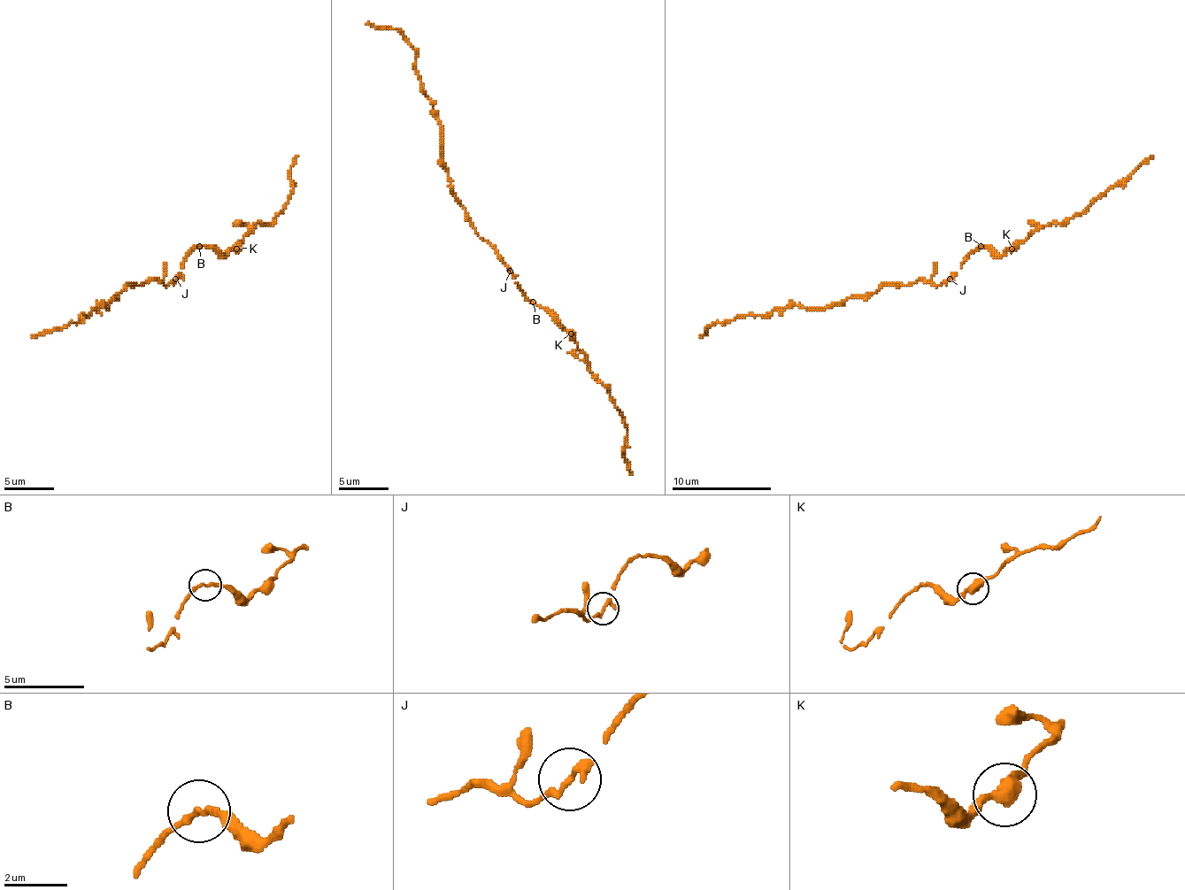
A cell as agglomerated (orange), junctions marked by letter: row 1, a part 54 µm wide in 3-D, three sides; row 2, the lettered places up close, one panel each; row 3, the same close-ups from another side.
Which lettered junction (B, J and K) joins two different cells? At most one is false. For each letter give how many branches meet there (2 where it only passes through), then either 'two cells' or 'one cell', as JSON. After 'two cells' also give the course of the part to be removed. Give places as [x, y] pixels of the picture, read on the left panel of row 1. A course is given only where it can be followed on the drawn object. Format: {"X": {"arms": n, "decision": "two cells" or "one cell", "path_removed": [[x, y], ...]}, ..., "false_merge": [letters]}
{"B": {"arms": 2, "decision": "one cell"}, "J": {"arms": 1, "decision": "one cell"}, "K": {"arms": 2, "decision": "two cells", "path_removed": [[235, 248], [256, 226], [271, 223], [280, 213], [293, 191], [290, 165], [298, 156]]}, "false_merge": ["K"]}

